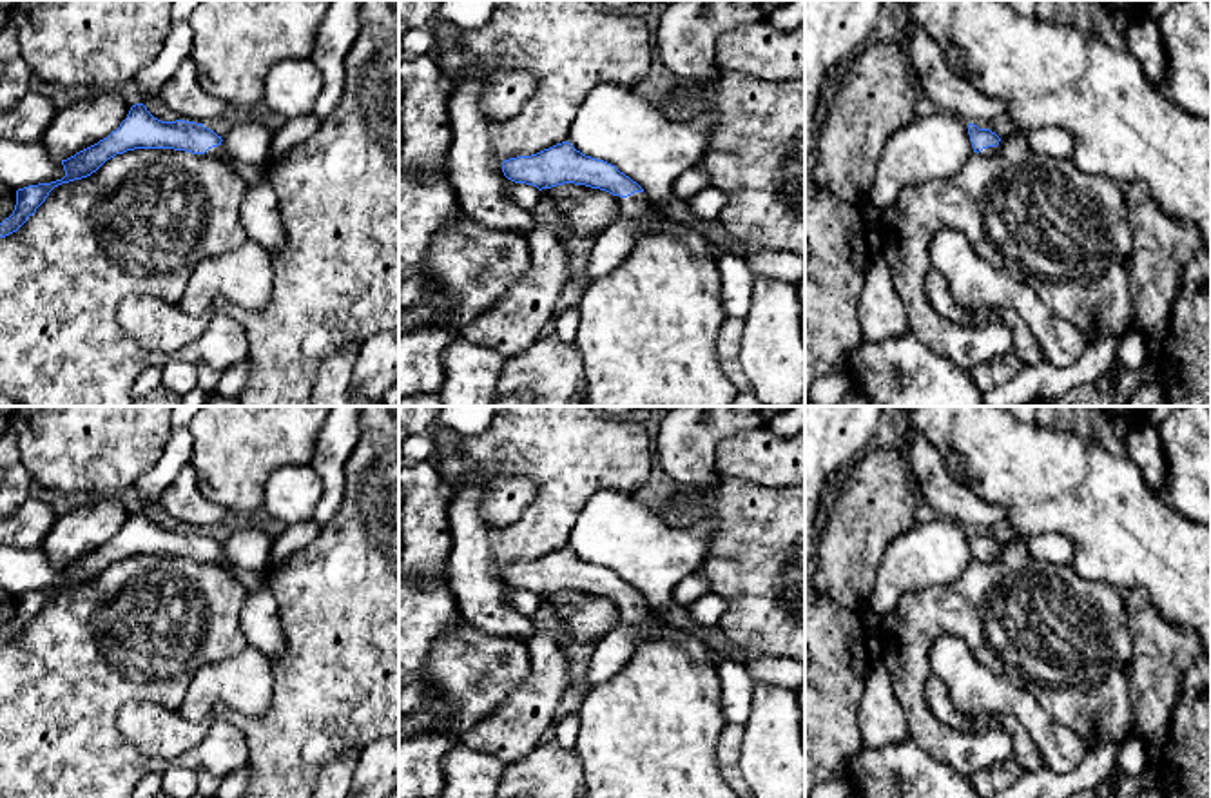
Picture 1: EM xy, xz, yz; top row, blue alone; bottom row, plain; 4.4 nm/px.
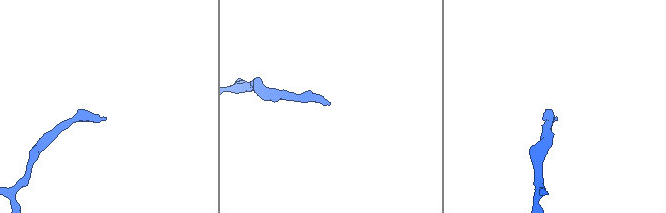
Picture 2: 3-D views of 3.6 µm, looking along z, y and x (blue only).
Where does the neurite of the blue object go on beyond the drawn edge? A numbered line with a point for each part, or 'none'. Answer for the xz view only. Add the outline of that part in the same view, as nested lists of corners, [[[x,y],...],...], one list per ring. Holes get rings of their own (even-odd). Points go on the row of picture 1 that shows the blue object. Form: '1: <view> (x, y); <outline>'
1: xz (637, 207); [[[635,192],[627,198],[615,196],[620,209],[620,218],[640,221],[653,212],[653,205],[647,201],[645,192]]]

